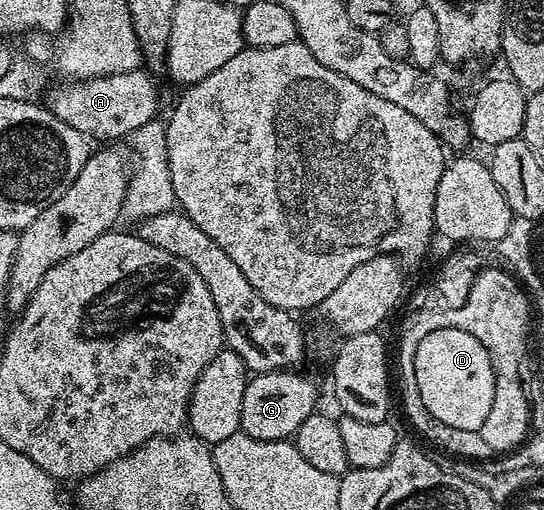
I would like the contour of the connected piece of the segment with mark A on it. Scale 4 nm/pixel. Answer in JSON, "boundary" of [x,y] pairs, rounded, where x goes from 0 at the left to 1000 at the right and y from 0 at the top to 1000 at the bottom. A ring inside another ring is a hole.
{"boundary":[[[268,135],[239,137],[233,145],[195,145],[184,153],[131,157],[103,184],[83,194],[85,206],[127,251],[142,251],[162,275],[176,271],[182,282],[211,282],[235,273],[239,263],[289,231],[292,224],[292,176],[267,141]]]}

